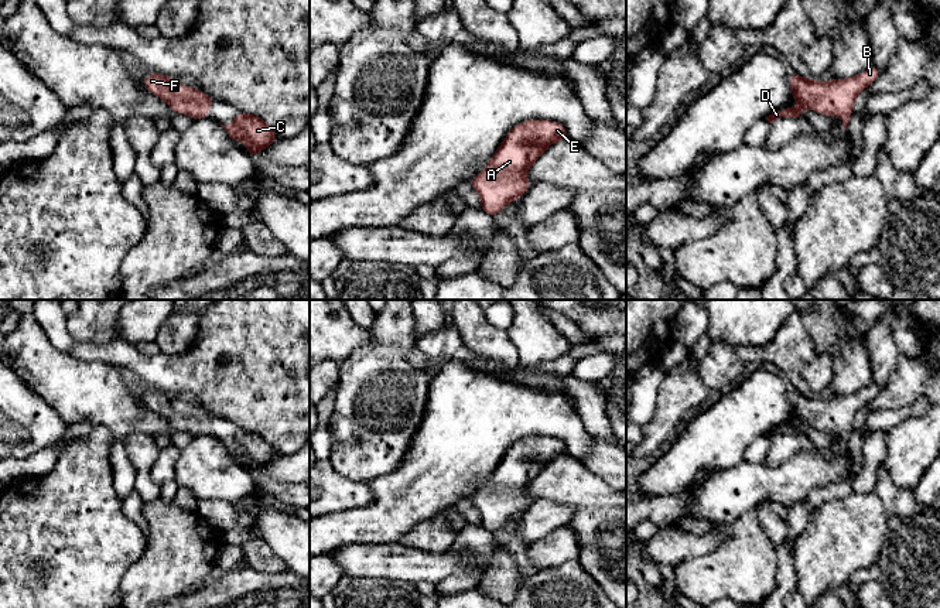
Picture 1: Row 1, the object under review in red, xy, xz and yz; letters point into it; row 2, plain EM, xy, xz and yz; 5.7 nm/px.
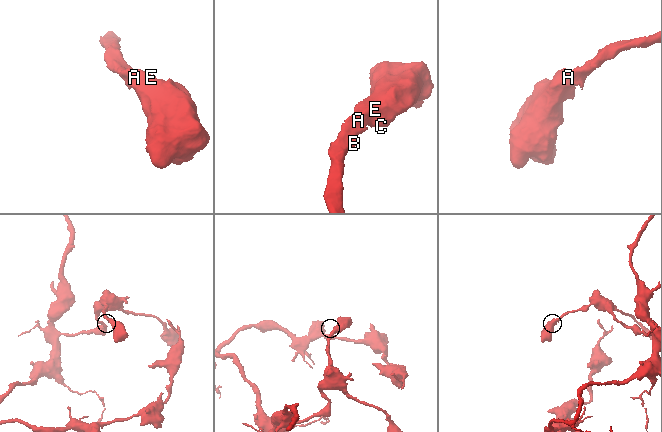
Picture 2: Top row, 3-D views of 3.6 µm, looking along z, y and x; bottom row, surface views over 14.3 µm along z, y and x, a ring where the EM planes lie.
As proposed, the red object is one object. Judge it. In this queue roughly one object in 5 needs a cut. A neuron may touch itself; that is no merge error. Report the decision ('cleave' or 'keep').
keep

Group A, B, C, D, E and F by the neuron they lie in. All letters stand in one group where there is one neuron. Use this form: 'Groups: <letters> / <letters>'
Groups: A B C D E F

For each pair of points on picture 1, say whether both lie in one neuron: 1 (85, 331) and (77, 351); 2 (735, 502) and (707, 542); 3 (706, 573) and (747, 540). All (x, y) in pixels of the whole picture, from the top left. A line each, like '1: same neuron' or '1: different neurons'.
1: different neurons
2: different neurons
3: same neuron

